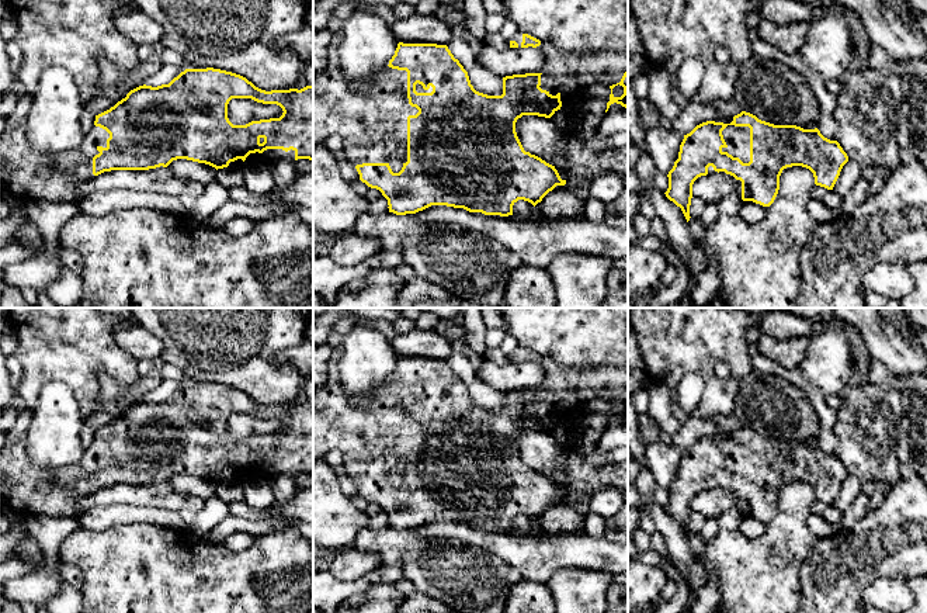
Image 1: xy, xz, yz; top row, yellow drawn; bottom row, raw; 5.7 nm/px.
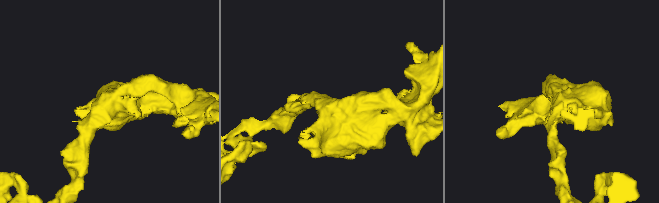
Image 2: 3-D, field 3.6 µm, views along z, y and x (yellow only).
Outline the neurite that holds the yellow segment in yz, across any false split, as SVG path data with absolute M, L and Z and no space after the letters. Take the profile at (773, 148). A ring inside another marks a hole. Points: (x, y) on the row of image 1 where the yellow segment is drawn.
M742 111L730 124L706 121L684 135L678 159L667 174L669 188L664 194L681 208L688 222L694 181L701 176L721 173L737 180L737 193L743 201L753 201L768 208L778 194L780 176L784 169L806 167L813 173L816 186L833 190L847 162L848 156L840 143L824 138L817 128L774 125Z

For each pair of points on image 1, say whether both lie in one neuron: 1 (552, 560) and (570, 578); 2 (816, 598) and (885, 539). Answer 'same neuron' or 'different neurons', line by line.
1: different neurons
2: same neuron

